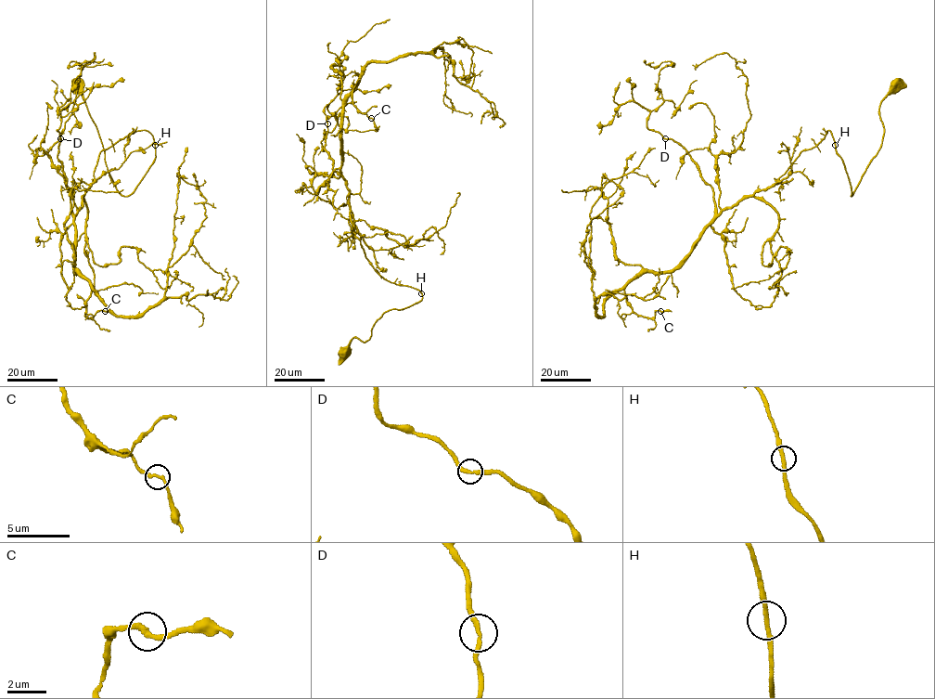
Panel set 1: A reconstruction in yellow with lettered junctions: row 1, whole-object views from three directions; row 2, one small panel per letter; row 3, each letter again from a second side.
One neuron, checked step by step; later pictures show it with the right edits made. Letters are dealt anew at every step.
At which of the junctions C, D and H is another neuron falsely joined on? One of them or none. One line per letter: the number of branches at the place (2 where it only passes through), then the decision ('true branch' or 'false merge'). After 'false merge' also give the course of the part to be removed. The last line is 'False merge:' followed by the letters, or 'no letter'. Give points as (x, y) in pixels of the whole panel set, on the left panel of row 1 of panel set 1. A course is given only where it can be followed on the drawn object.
C: branches 2; true branch
D: branches 2; true branch
H: branches 2; true branch
False merge: no letter

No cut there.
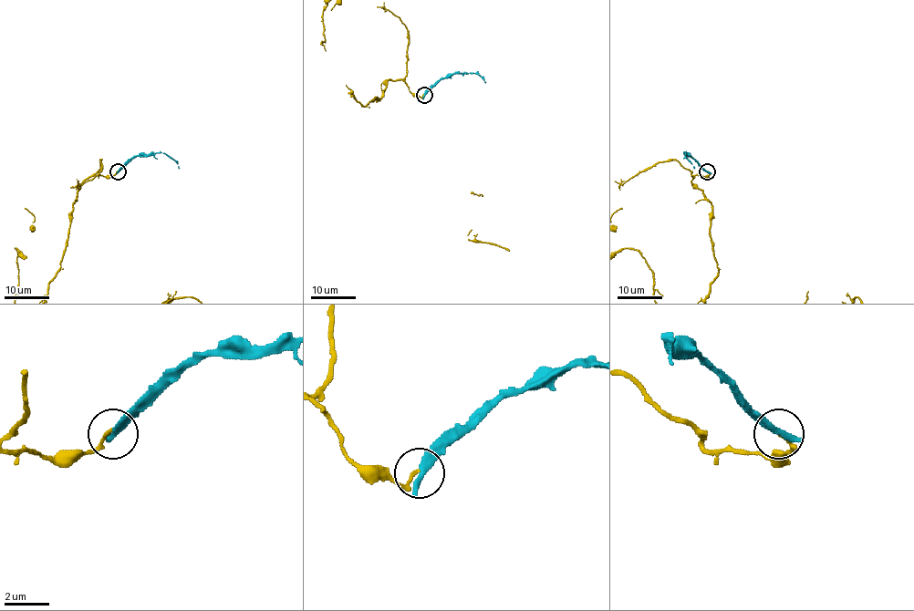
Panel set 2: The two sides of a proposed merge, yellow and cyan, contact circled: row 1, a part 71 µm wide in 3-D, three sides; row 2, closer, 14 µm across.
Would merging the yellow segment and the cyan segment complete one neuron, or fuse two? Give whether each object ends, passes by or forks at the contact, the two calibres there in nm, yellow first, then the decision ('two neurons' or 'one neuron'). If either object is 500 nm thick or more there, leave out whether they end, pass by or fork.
yellow ends | cyan ends | 140/380 nm | two neurons

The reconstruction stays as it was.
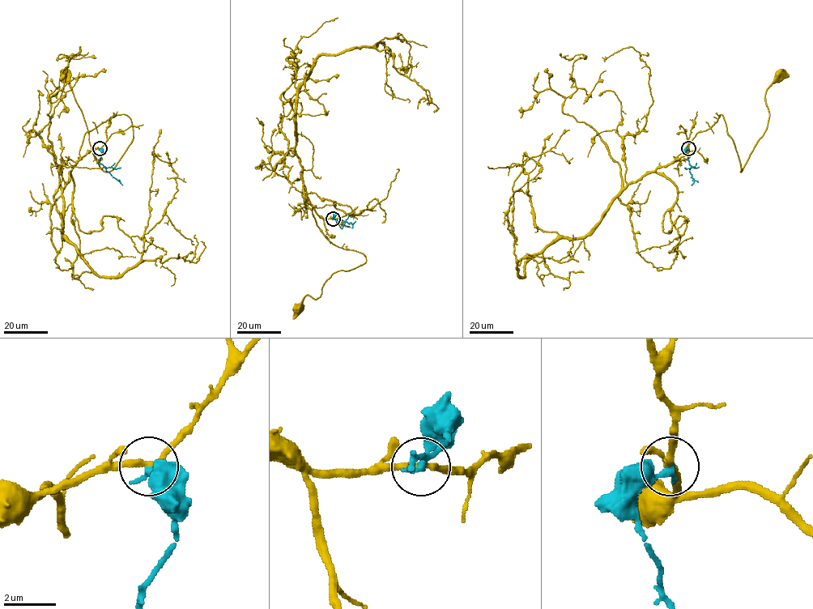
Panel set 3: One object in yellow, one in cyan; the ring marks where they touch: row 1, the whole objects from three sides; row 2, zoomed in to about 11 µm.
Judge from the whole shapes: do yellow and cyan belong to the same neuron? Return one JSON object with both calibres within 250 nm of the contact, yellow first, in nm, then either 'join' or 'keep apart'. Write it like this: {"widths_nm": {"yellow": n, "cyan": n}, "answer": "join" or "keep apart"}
{"widths_nm": {"yellow": 220, "cyan": 280}, "answer": "keep apart"}

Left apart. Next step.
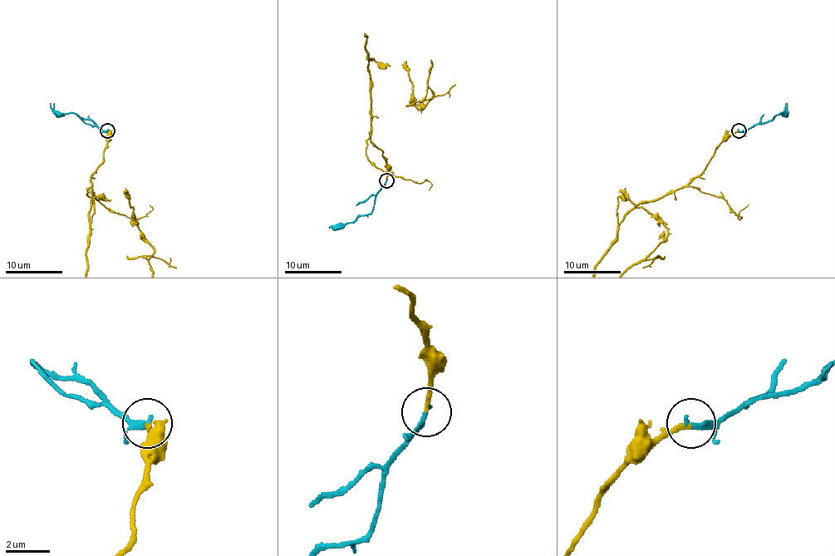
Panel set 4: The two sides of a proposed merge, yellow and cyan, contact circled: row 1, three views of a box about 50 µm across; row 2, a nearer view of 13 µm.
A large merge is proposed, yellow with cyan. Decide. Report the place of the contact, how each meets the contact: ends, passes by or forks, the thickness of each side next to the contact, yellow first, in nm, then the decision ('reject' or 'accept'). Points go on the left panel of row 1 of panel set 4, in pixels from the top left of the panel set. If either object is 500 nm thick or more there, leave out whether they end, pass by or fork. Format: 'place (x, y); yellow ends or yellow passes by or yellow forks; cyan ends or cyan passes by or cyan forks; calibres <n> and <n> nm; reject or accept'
place (107, 130); yellow ends; cyan ends; calibres 200 and 220 nm; accept

